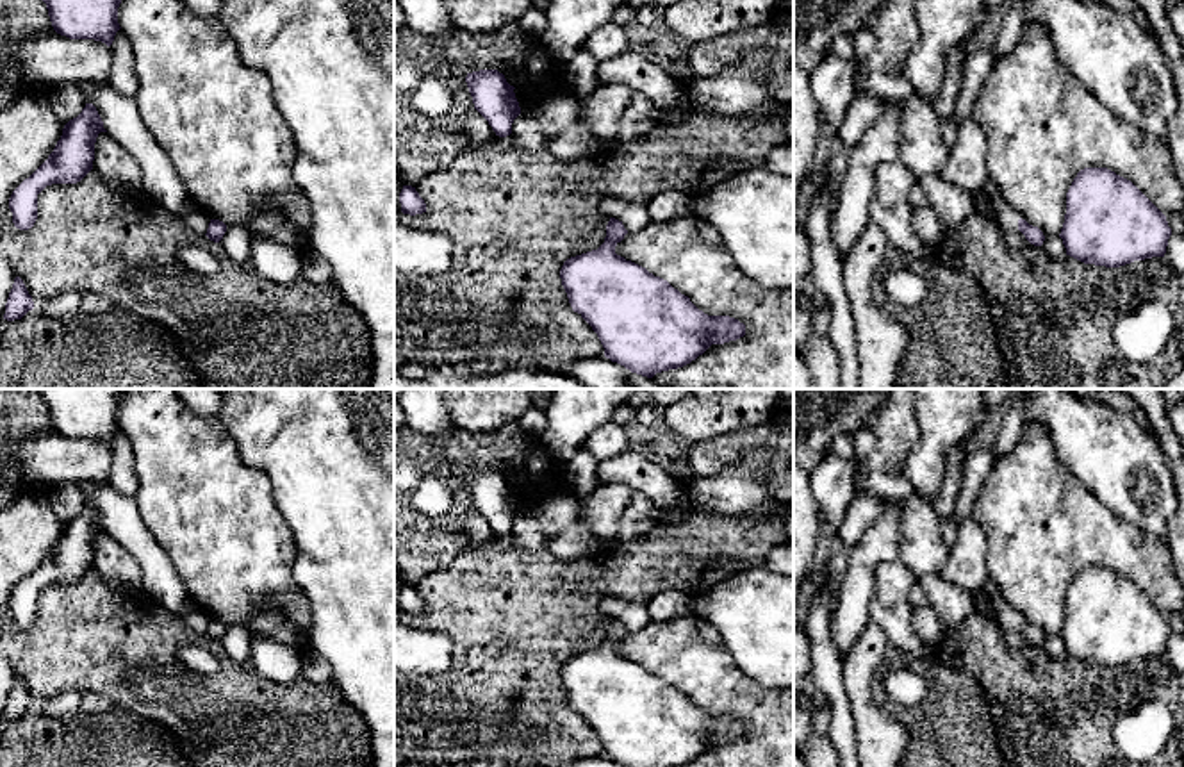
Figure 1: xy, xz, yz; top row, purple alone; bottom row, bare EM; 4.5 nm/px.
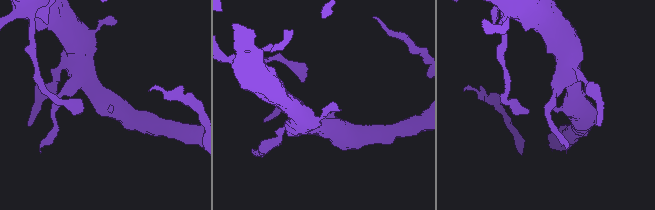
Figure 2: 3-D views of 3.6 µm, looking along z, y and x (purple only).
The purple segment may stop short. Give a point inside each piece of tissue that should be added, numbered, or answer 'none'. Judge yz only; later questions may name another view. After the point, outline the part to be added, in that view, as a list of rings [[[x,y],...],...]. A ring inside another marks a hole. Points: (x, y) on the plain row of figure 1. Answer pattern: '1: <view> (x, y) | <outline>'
1: yz (1006, 616) | [[[983,590],[983,598],[990,605],[995,623],[1000,626],[1004,633],[1018,630],[1020,615],[1007,601],[997,599],[990,592],[984,592],[984,590]]]

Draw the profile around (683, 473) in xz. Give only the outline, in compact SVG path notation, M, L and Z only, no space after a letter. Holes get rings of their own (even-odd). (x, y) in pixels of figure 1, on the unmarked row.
M678 458L662 462L663 469L678 480L681 485L688 487L697 476L688 464L679 464Z

